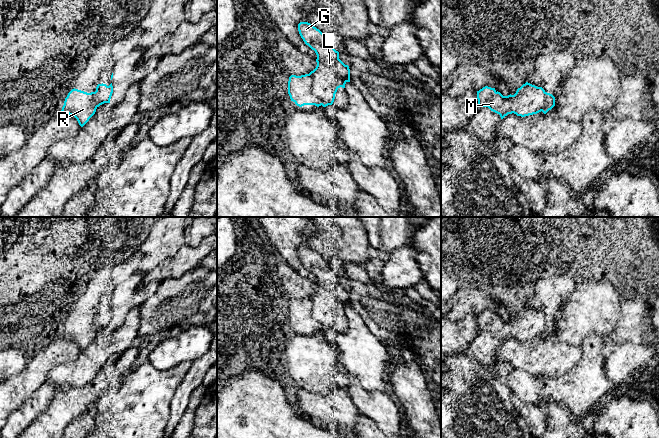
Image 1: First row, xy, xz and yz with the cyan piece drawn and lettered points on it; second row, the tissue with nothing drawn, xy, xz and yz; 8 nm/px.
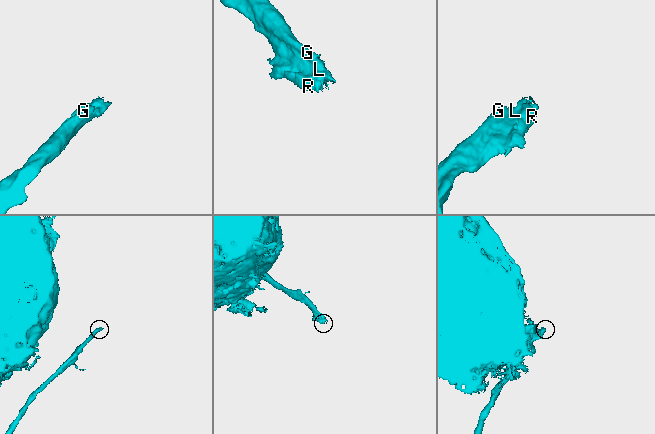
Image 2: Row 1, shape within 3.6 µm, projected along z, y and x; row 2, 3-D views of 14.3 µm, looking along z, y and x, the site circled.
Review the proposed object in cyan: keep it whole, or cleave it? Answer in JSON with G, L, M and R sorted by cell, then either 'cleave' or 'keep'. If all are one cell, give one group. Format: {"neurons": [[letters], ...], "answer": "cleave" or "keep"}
{"neurons": [["G", "L", "M"], ["R"]], "answer": "cleave"}

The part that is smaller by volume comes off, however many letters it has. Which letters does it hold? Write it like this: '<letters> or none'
R

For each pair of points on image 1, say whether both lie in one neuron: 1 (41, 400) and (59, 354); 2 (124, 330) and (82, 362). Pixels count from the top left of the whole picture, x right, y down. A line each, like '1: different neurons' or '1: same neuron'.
1: different neurons
2: same neuron

